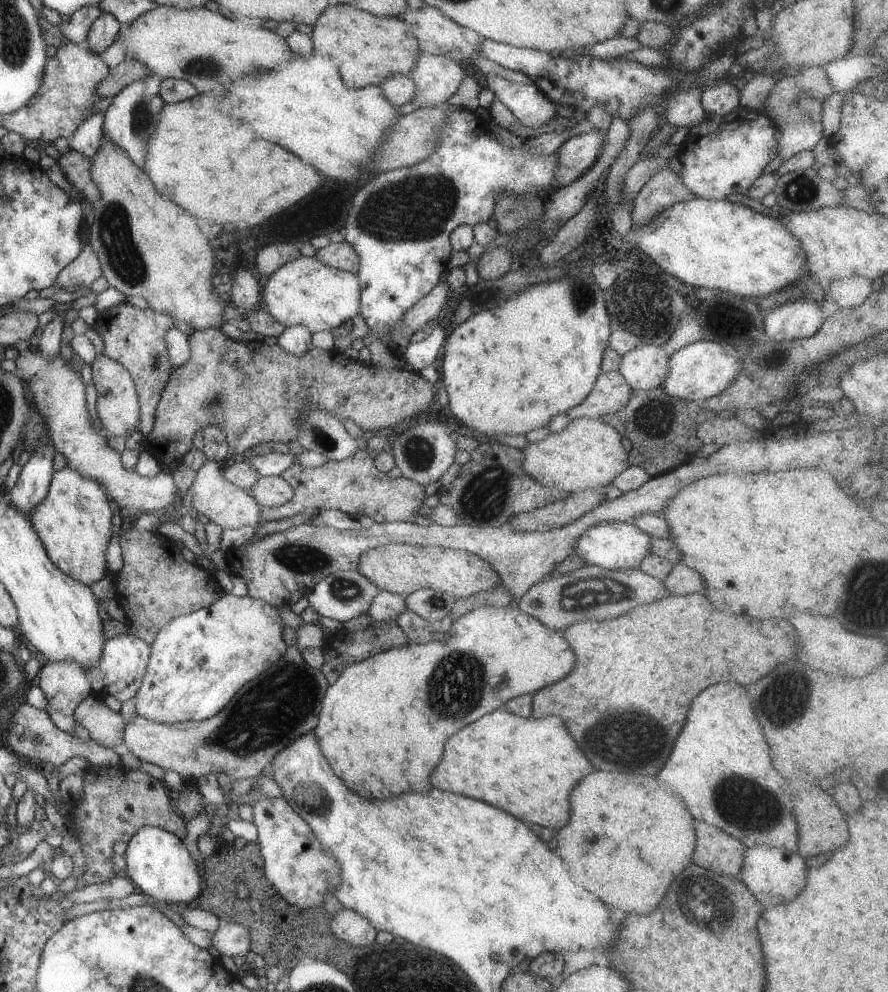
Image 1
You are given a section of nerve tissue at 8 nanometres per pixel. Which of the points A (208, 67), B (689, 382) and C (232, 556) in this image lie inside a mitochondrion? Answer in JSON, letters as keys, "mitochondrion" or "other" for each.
{"A":"mitochondrion","B":"other","C":"other"}

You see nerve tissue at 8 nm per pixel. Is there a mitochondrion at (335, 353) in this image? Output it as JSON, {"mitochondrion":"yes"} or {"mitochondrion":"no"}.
{"mitochondrion":"no"}

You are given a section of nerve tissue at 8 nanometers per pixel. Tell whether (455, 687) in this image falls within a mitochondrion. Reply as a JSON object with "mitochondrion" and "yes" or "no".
{"mitochondrion":"yes"}

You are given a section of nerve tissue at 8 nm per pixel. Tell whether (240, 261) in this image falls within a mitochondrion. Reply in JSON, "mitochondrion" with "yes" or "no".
{"mitochondrion":"no"}

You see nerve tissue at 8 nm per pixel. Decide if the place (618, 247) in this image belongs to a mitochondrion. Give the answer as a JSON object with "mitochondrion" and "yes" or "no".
{"mitochondrion":"no"}

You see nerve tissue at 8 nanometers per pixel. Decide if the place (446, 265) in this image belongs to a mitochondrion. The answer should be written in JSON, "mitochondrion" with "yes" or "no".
{"mitochondrion":"no"}

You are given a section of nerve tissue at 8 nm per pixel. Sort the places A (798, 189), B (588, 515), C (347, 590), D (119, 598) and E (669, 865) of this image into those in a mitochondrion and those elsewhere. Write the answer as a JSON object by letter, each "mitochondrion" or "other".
{"A":"mitochondrion","B":"other","C":"mitochondrion","D":"other","E":"other"}

